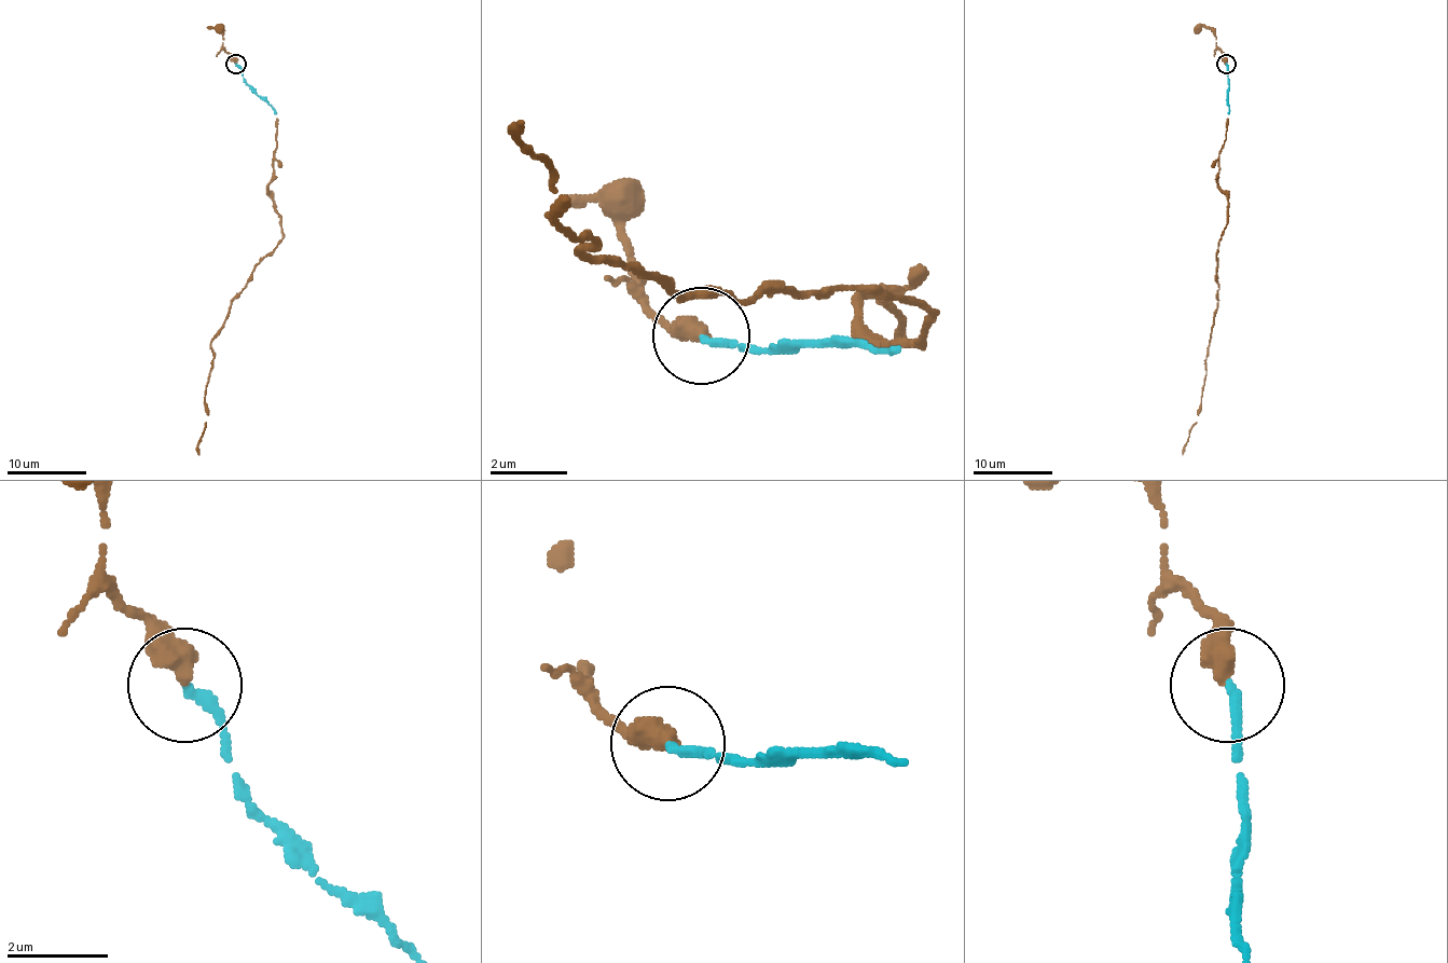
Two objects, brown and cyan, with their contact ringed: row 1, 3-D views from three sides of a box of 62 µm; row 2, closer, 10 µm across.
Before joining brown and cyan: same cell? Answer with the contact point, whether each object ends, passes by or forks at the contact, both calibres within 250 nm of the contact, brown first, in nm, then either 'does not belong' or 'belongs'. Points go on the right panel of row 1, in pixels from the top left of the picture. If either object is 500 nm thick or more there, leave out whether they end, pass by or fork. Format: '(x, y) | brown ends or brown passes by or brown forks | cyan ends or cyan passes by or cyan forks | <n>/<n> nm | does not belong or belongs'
(1226, 64) | brown ends | cyan ends | 460/200 nm | belongs

